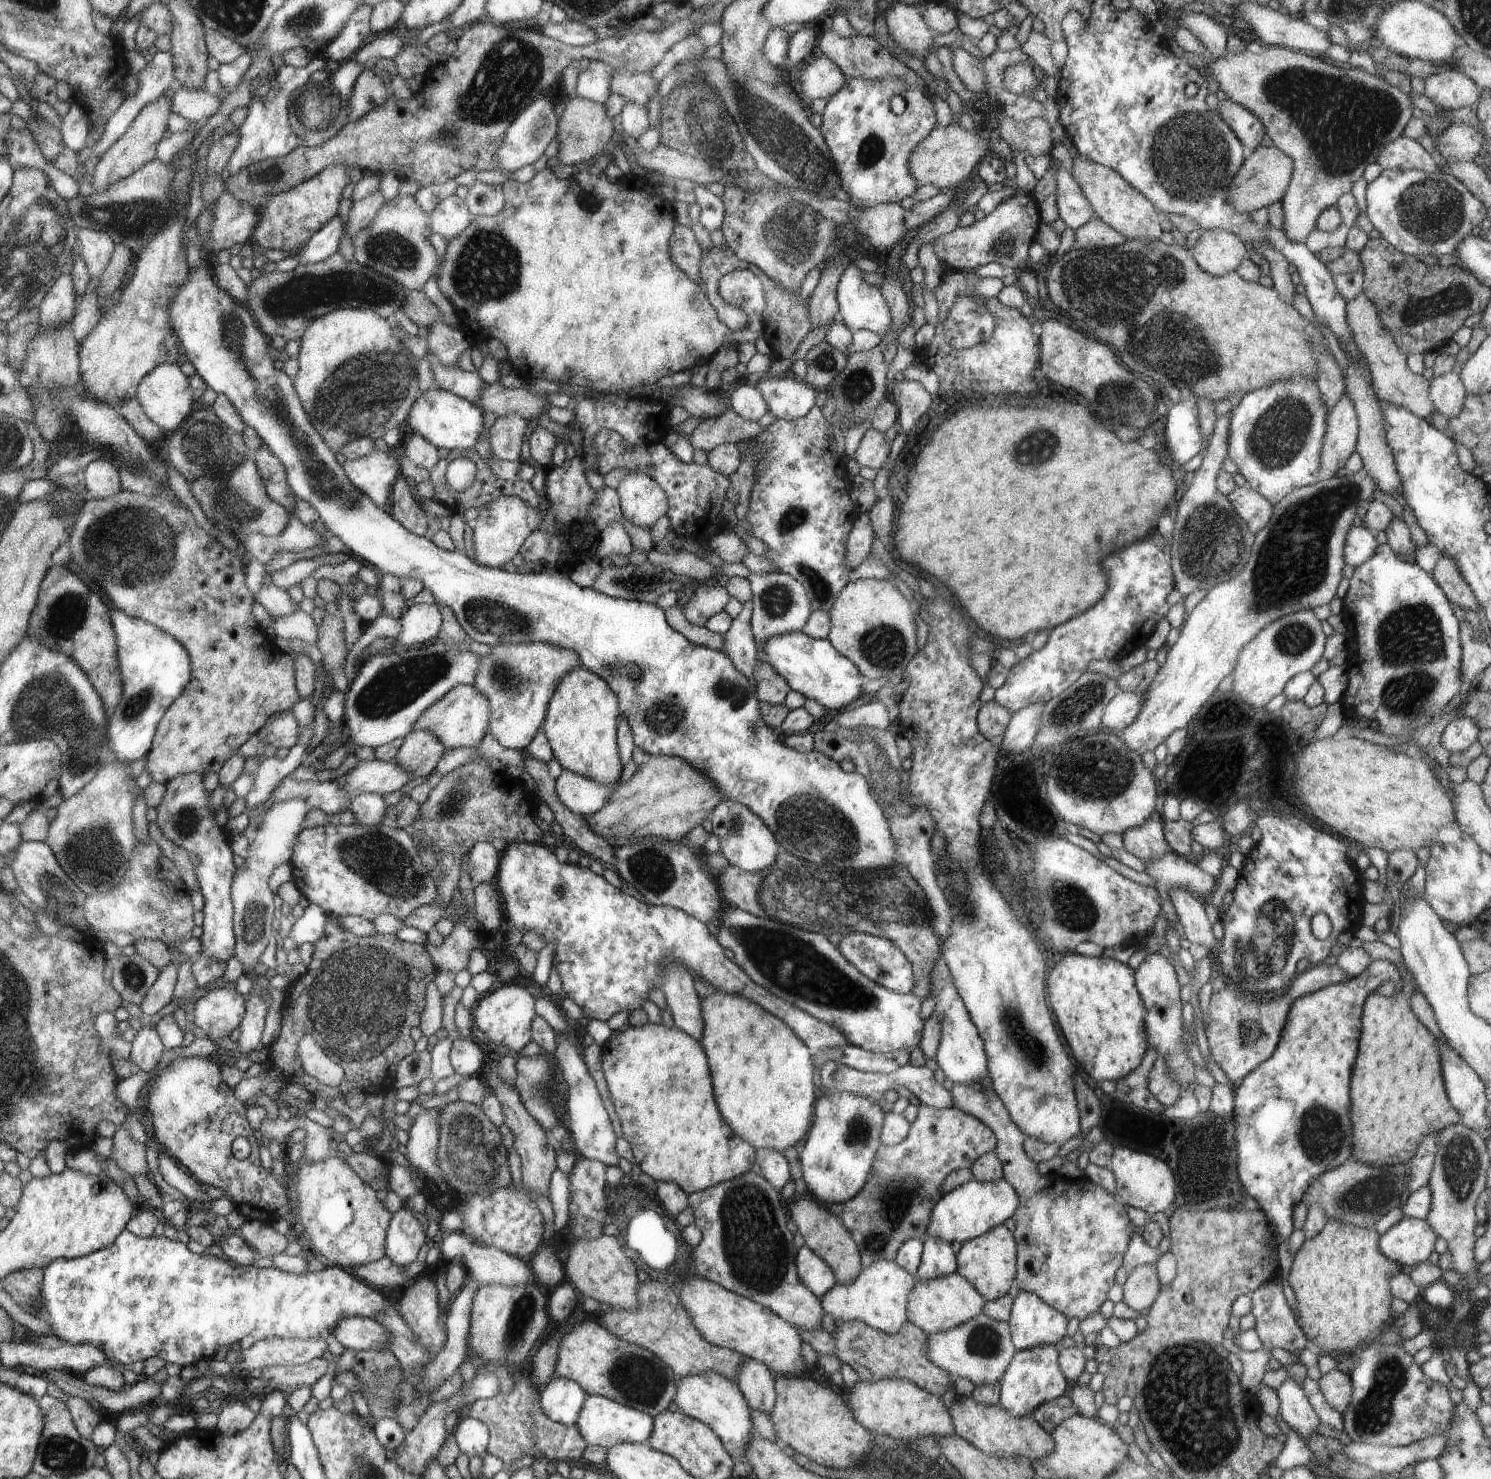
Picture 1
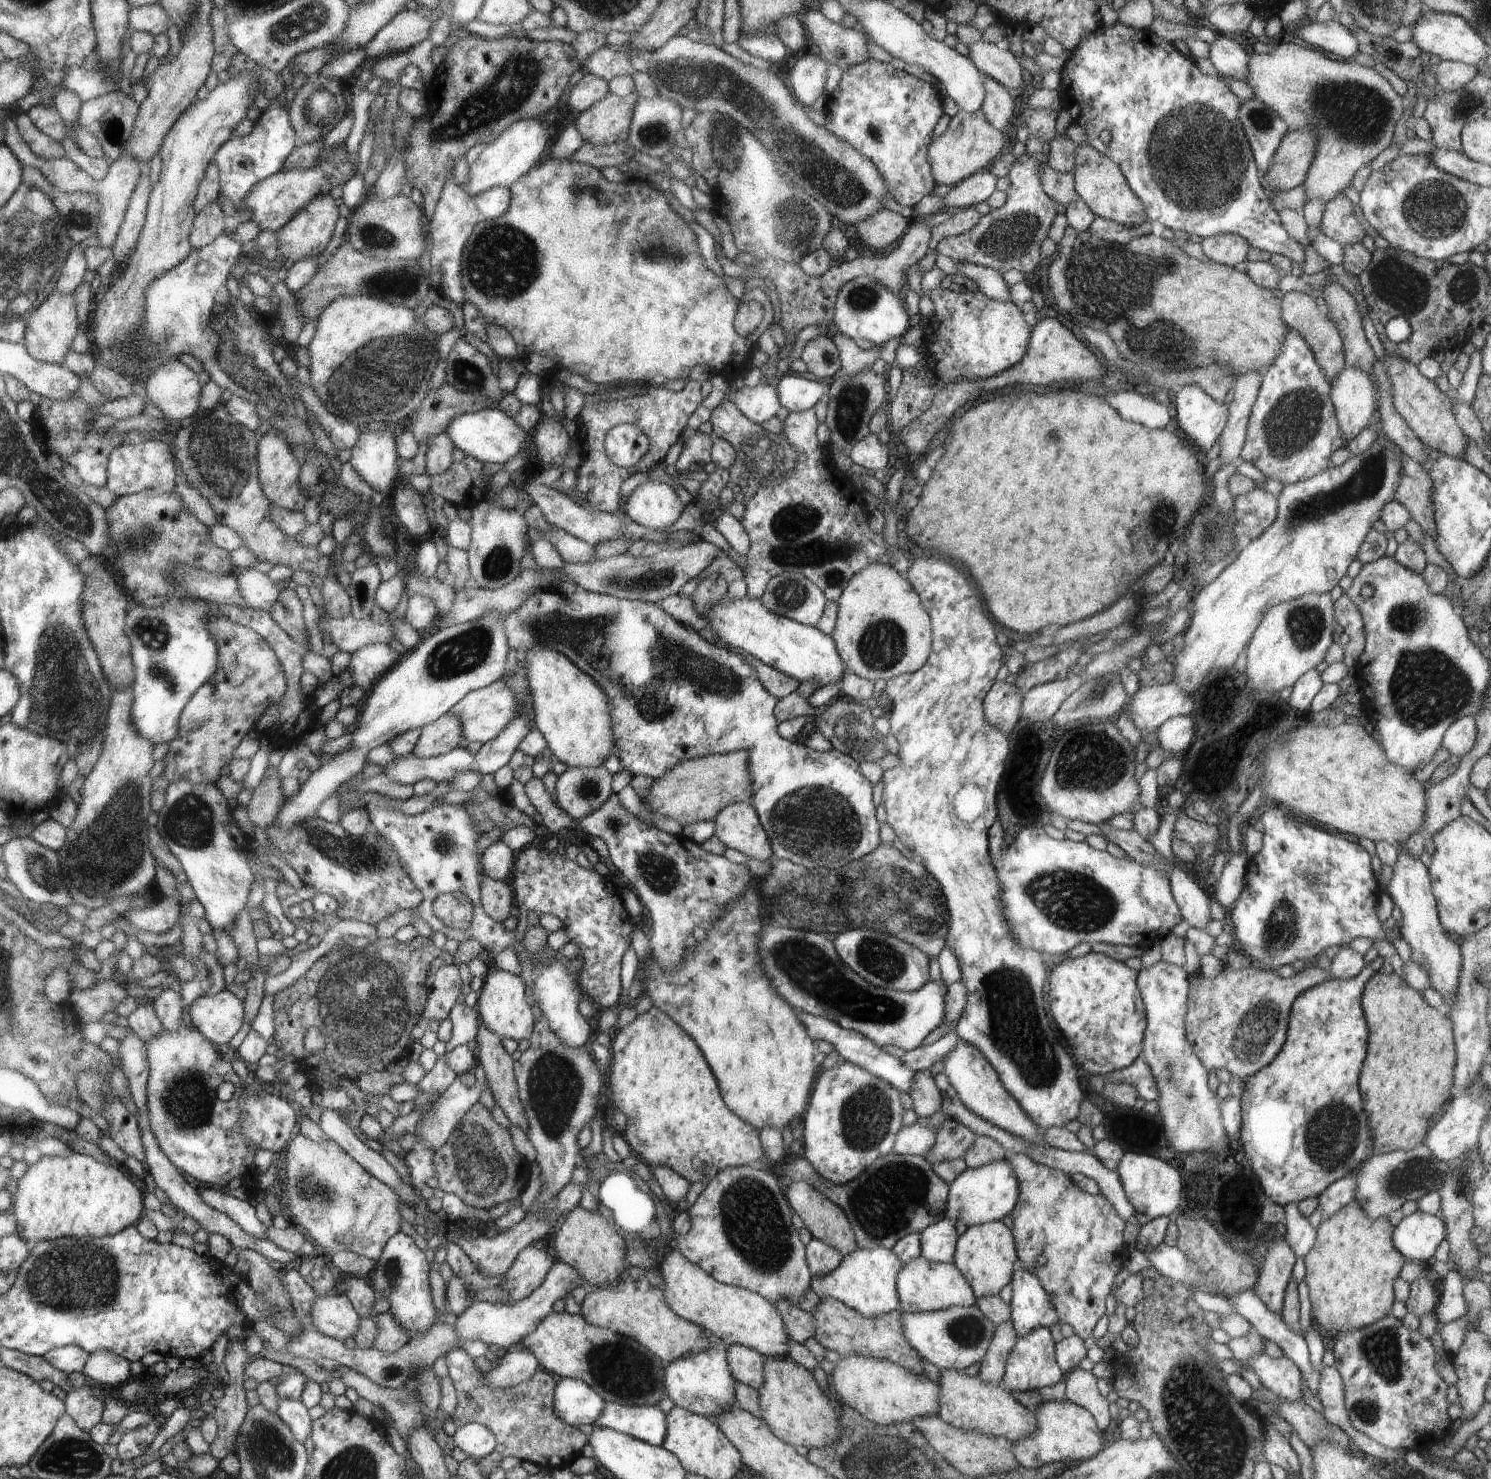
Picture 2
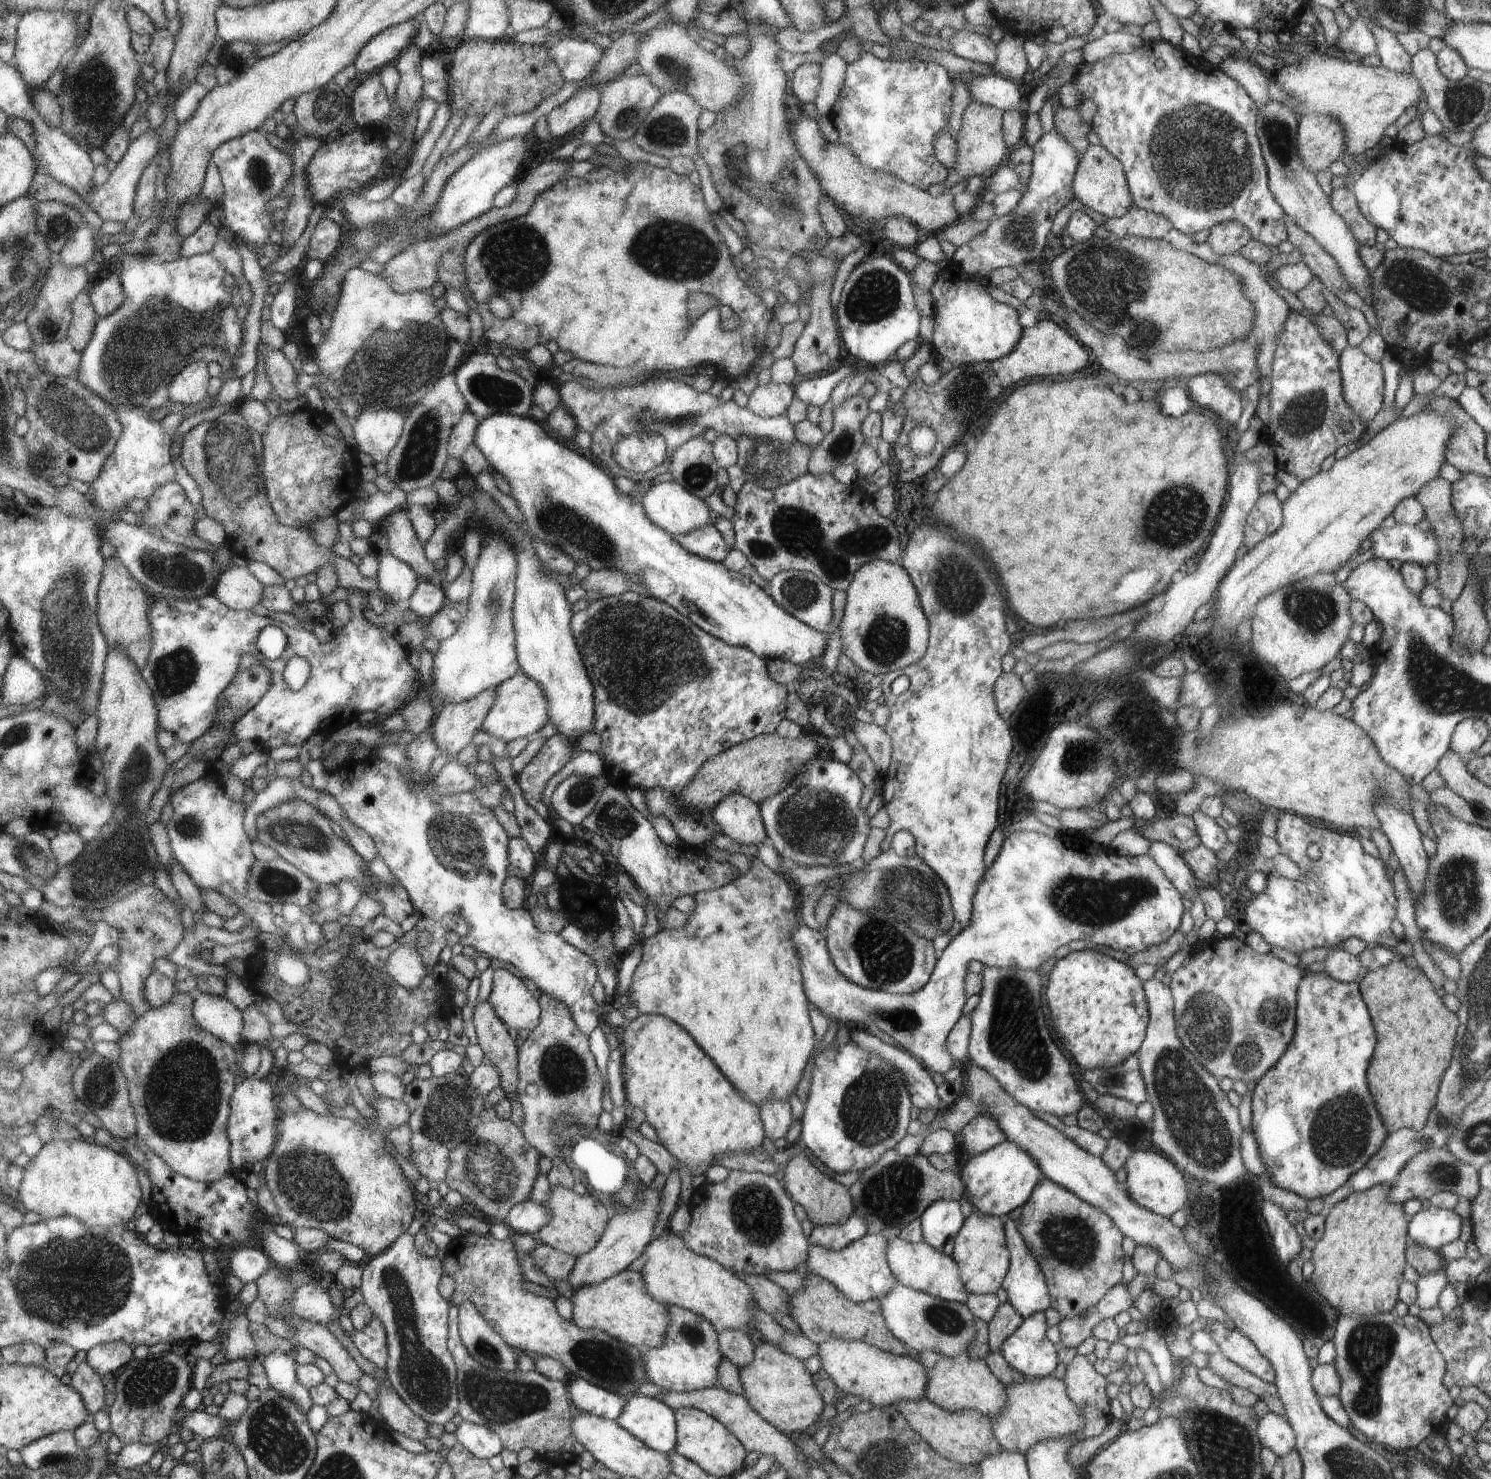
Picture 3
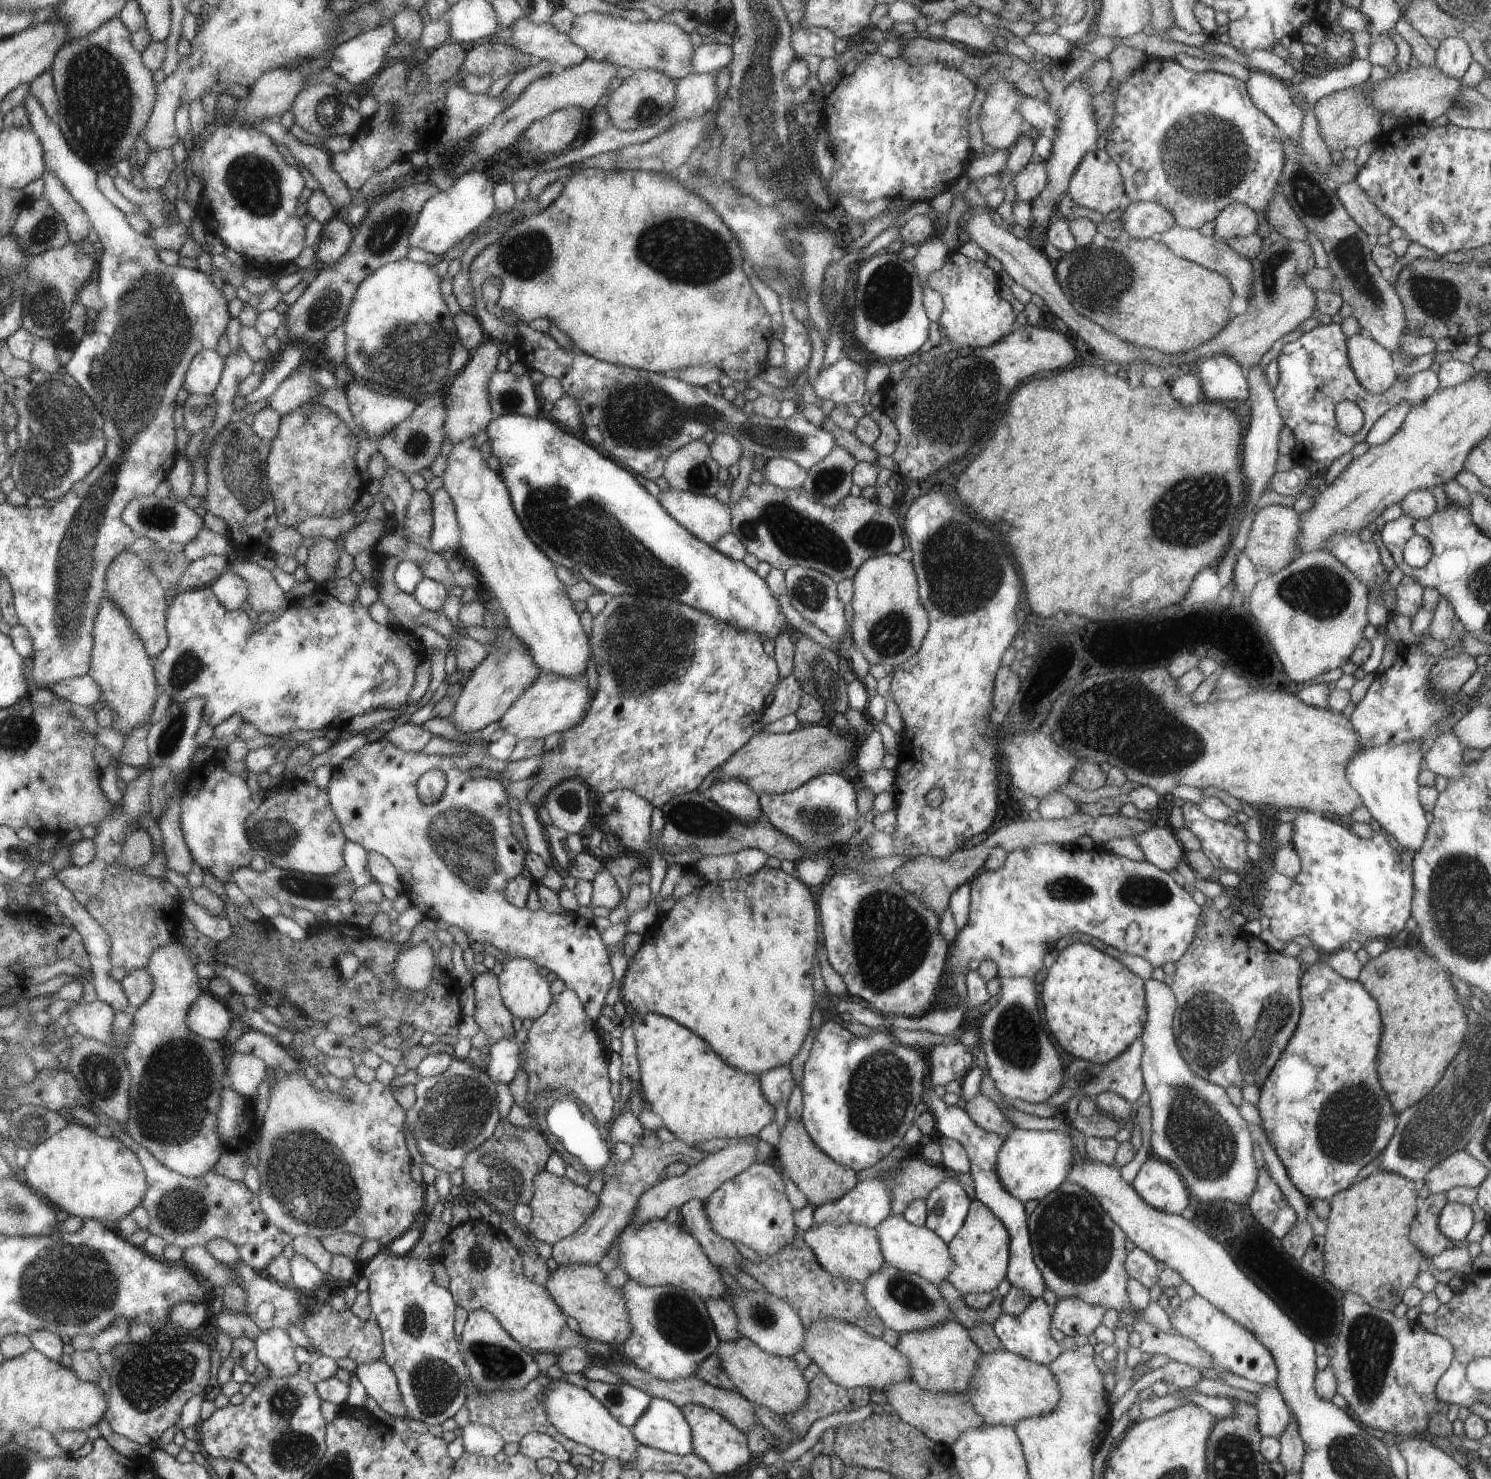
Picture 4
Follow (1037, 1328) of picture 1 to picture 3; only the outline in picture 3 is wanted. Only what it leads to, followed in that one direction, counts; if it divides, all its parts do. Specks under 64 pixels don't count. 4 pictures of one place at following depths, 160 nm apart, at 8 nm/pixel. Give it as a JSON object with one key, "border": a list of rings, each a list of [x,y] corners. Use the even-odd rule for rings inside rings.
{"border":[[[1006,1215],[1002,1218],[1004,1221],[1004,1234],[1006,1234],[1006,1246],[1009,1252],[1009,1270],[1006,1274],[1002,1287],[1008,1295],[1008,1301],[1012,1304],[1012,1308],[1026,1319],[1030,1314],[1036,1314],[1036,1312],[1045,1312],[1046,1309],[1051,1306],[1050,1294],[1048,1291],[1048,1284],[1038,1262],[1030,1254],[1022,1234],[1018,1232],[1018,1222],[1011,1220]]]}

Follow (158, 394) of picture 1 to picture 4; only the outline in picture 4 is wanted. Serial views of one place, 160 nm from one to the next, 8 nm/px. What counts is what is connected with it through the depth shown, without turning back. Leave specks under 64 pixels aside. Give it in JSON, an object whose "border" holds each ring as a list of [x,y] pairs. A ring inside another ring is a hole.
{"border":[[[214,348],[202,350],[189,366],[186,390],[192,395],[209,396],[217,391],[225,370],[226,358],[221,357]]]}

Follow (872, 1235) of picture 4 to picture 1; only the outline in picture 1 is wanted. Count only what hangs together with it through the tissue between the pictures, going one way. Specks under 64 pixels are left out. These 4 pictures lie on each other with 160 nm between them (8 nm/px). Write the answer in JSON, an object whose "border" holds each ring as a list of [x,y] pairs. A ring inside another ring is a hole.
{"border":[[[878,1260],[869,1267],[864,1266],[861,1273],[856,1277],[853,1283],[835,1284],[822,1298],[824,1311],[832,1314],[838,1321],[860,1321],[866,1323],[879,1331],[886,1334],[895,1335],[909,1321],[909,1294],[913,1292],[913,1288],[917,1285],[918,1278],[916,1274],[910,1274],[904,1270],[902,1266],[894,1261]]]}

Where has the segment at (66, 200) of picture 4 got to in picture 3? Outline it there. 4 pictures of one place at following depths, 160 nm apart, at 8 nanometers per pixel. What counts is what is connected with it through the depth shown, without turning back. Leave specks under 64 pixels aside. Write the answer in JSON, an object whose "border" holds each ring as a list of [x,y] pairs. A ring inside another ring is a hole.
{"border":[[[85,221],[76,228],[76,234],[60,250],[56,256],[59,262],[66,266],[86,266],[90,260],[98,256],[97,245],[93,238],[93,231]]]}

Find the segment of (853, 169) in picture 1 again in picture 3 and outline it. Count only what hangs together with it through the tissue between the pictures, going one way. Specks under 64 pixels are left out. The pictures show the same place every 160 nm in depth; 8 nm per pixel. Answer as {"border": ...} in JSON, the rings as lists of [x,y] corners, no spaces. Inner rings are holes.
{"border":[[[864,52],[857,62],[848,65],[842,90],[832,106],[829,119],[840,134],[840,142],[850,148],[850,152],[858,156],[860,164],[870,168],[870,172],[880,170],[922,191],[928,191],[930,186],[941,184],[948,176],[949,170],[936,158],[934,141],[938,132],[949,126],[953,93],[952,78],[940,64],[917,59],[879,60],[872,53]]]}

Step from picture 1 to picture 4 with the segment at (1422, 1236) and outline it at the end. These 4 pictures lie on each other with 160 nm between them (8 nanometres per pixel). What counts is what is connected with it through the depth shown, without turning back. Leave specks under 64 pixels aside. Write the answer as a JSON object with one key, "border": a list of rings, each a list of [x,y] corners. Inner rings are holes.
{"border":[[[1448,1203],[1438,1216],[1438,1229],[1451,1243],[1465,1242],[1475,1223],[1474,1212],[1466,1204]]]}

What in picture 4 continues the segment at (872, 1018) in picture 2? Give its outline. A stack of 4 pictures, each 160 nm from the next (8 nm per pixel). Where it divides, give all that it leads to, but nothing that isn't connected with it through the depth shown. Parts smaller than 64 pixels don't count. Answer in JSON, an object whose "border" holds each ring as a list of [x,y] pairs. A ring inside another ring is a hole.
{"border":[[[1034,844],[1034,846],[1023,847],[1020,850],[1012,850],[1010,854],[1007,854],[1006,864],[998,868],[998,870],[982,870],[968,883],[971,889],[970,898],[970,918],[968,923],[962,930],[958,932],[956,939],[953,943],[950,943],[948,950],[948,958],[946,958],[946,970],[943,974],[941,993],[936,1003],[936,1010],[949,1011],[953,1008],[956,1009],[963,1003],[960,1000],[960,994],[954,990],[954,977],[960,976],[960,974],[969,973],[969,964],[972,960],[977,960],[979,963],[982,960],[992,960],[996,966],[998,966],[998,976],[1002,978],[1034,978],[1038,975],[1038,972],[1042,970],[1043,959],[1046,954],[1056,950],[1058,940],[1066,938],[1068,934],[1087,934],[1092,938],[1098,938],[1107,946],[1112,946],[1118,949],[1121,953],[1128,952],[1128,954],[1140,956],[1140,958],[1148,961],[1154,968],[1160,968],[1164,964],[1176,963],[1188,950],[1188,946],[1192,943],[1196,935],[1198,928],[1198,920],[1201,914],[1201,907],[1196,904],[1192,894],[1188,893],[1182,886],[1179,886],[1175,882],[1175,878],[1172,874],[1156,868],[1154,864],[1142,860],[1137,862],[1136,860],[1129,860],[1114,854],[1107,853],[1099,846],[1095,846],[1092,850],[1082,850],[1082,848],[1075,847],[1073,845],[1060,846],[1050,844]],[[952,1040],[950,1044],[938,1044],[927,1053],[929,1084],[933,1087],[946,1086],[955,1080],[963,1081],[976,1066],[974,1056],[967,1050],[967,1043],[961,1041]]]}

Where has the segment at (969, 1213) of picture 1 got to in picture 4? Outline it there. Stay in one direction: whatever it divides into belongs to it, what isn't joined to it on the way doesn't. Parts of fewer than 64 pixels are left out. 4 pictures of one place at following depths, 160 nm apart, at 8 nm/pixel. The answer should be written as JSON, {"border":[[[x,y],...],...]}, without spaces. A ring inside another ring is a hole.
{"border":[[[1069,1128],[1061,1130],[1014,1129],[998,1150],[998,1178],[1004,1188],[1018,1200],[1043,1200],[1066,1182],[1072,1164],[1079,1159]]]}

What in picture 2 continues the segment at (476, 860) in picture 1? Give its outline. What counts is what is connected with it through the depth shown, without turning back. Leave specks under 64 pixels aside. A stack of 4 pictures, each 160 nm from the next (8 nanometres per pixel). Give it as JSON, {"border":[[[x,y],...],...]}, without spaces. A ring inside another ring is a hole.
{"border":[[[494,842],[482,855],[482,868],[486,877],[510,882],[516,864],[516,852],[504,842]]]}

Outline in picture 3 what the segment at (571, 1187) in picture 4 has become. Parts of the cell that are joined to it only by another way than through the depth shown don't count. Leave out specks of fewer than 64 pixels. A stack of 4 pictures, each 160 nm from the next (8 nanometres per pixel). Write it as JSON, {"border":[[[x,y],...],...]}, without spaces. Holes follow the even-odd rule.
{"border":[[[560,1184],[550,1186],[550,1190],[550,1200],[544,1202],[550,1218],[536,1232],[536,1240],[540,1244],[549,1245],[554,1250],[570,1254],[575,1258],[590,1253],[590,1250],[593,1250],[604,1237],[605,1231],[609,1227],[608,1210],[602,1204],[598,1204],[592,1196],[588,1196],[588,1193],[582,1196]]]}

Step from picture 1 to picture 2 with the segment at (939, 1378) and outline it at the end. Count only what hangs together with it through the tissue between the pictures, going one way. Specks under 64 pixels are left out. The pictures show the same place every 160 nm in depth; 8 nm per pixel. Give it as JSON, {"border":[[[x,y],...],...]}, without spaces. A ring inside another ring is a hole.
{"border":[[[825,1298],[811,1313],[815,1318],[813,1337],[828,1351],[837,1352],[842,1357],[862,1355],[884,1359],[915,1375],[925,1375],[921,1354],[913,1349],[913,1345],[904,1336],[900,1309],[879,1317],[866,1317],[838,1299]]]}

